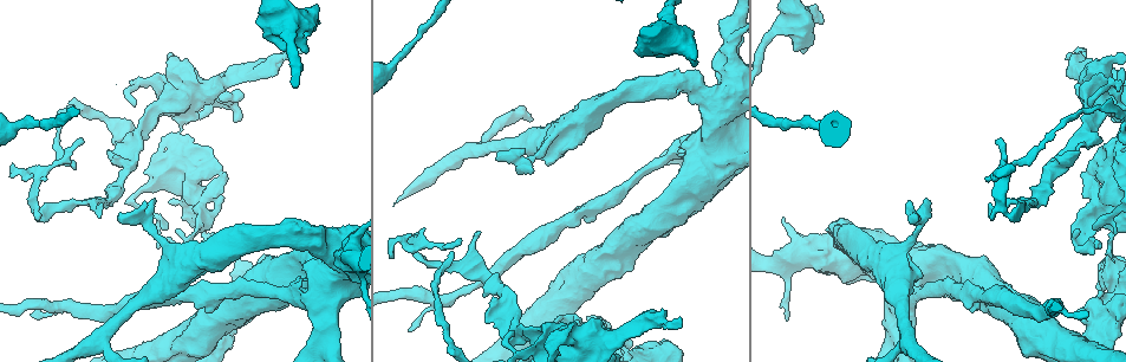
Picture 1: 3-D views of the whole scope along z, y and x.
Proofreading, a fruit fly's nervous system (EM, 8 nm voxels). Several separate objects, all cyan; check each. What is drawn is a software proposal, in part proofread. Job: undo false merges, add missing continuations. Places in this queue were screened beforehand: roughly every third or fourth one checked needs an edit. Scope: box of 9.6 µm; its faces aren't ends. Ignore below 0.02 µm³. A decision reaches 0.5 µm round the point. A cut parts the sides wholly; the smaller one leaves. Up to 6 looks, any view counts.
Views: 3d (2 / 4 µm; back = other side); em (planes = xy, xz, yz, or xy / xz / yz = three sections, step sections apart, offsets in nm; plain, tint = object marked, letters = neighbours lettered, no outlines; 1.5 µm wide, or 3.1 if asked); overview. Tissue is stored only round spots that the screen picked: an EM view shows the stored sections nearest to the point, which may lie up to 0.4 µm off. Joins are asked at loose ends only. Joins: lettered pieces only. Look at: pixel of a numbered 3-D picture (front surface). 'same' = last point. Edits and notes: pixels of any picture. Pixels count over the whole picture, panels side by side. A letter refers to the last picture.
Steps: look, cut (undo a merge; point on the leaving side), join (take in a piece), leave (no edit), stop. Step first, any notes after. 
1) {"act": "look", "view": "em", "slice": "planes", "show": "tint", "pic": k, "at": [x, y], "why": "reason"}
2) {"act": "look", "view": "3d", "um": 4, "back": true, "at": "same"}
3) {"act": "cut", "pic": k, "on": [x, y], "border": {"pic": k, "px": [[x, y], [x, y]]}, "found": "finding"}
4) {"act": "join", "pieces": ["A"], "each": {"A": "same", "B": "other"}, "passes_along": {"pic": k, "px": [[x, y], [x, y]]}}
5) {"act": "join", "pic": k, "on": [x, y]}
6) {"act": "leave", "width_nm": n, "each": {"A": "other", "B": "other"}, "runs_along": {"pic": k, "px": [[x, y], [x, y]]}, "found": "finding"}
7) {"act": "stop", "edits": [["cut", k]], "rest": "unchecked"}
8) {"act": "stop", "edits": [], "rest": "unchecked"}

{"act": "look", "view": "em", "slice": "planes", "show": "tint", "pic": 1, "at": [458, 238], "why": "tapers out"}

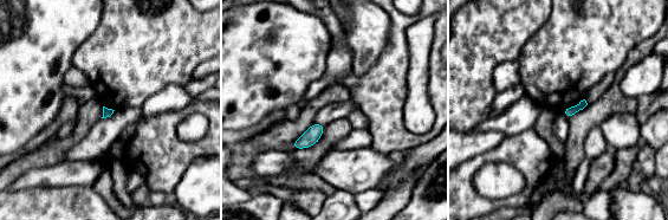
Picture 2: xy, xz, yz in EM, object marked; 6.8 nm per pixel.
{"act": "look", "view": "em", "slice": "planes", "show": "letters", "at": "same", "why": "see the neighbours"}

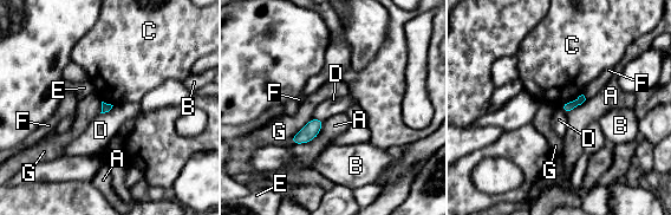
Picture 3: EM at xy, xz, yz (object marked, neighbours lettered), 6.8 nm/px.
{"act": "leave", "each": {"A": "other", "B": "other", "C": "other", "D": "other", "E": "other", "F": "other", "G": "other"}, "border": {"pic": 3, "px": [[312, 117], [292, 137], [292, 144]]}, "found": "no lettered piece goes on from it"}

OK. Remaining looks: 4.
{"act": "look", "view": "3d", "um": 4, "pic": 1, "at": [161, 228], "why": "an open end"}

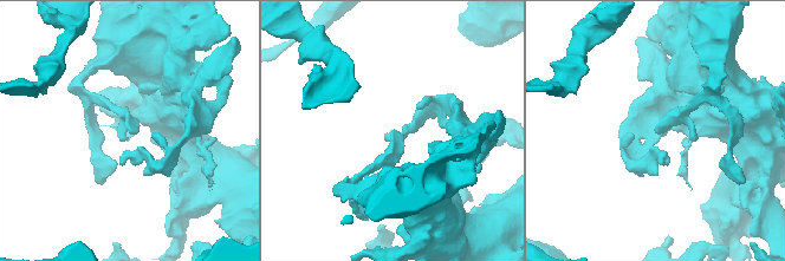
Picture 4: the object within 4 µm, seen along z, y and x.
{"act": "look", "view": "em", "slice": "planes", "show": "letters", "pic": 4, "at": [394, 133], "why": "now the EM"}

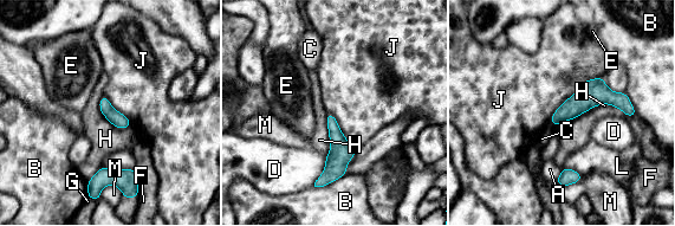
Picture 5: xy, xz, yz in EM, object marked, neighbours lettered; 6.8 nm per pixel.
{"act": "leave", "each": {"A": "other", "B": "other", "C": "other", "D": "other", "E": "other", "F": "other", "G": "other", "H": "other", "J": "other", "L": "other", "M": "other"}, "border": {"pic": 5, "px": [[603, 76], [583, 81], [550, 120]]}, "found": "no lettered piece goes on from it"}

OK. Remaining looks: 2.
{"act": "look", "view": "em", "slice": "planes", "show": "letters", "pic": 1, "at": [154, 201], "why": "free end"}

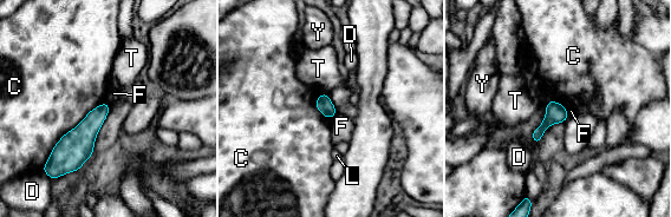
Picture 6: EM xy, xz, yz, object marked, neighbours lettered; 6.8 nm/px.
{"act": "leave", "each": {"C": "other", "D": "other", "F": "other", "L": "other", "T": "other", "Y": "other"}, "found": "none of them fits"}

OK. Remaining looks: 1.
{"act": "stop", "edits": [], "rest": "unchecked"}

